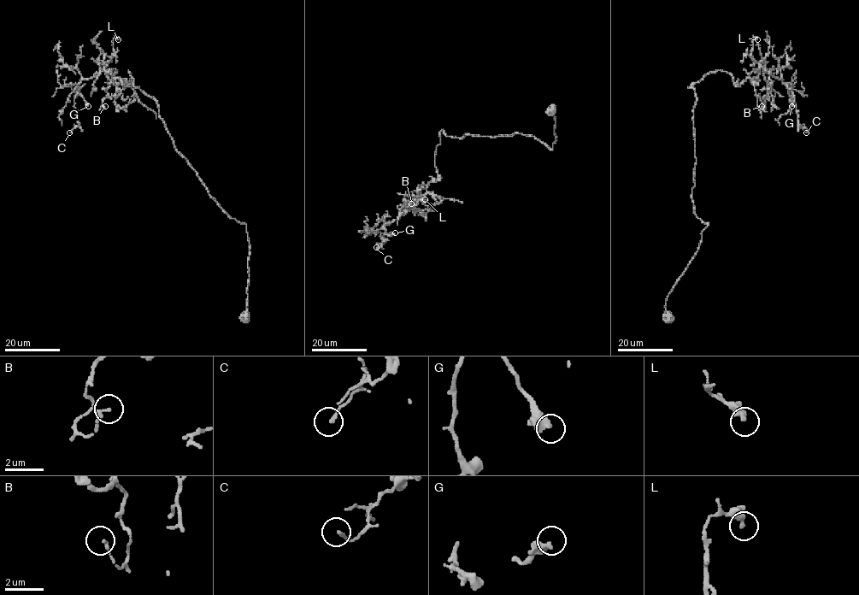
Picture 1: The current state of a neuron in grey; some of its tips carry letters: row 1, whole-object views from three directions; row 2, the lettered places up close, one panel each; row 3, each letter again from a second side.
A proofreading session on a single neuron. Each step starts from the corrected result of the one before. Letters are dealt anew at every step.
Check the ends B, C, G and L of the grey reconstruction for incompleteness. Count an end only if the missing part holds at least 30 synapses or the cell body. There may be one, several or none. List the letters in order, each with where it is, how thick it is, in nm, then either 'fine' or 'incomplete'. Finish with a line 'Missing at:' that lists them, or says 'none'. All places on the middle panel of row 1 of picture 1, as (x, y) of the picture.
B: at (411, 203); 160 nm thick; fine
C: at (376, 247); 150 nm thick; fine
G: at (395, 232); 360 nm thick; fine
L: at (425, 199); 320 nm thick; fine
Missing at: none

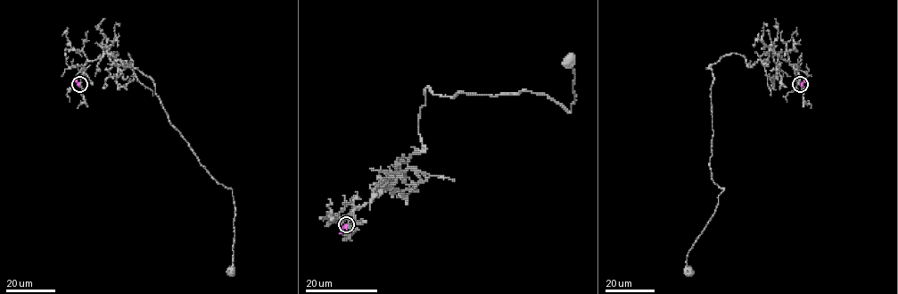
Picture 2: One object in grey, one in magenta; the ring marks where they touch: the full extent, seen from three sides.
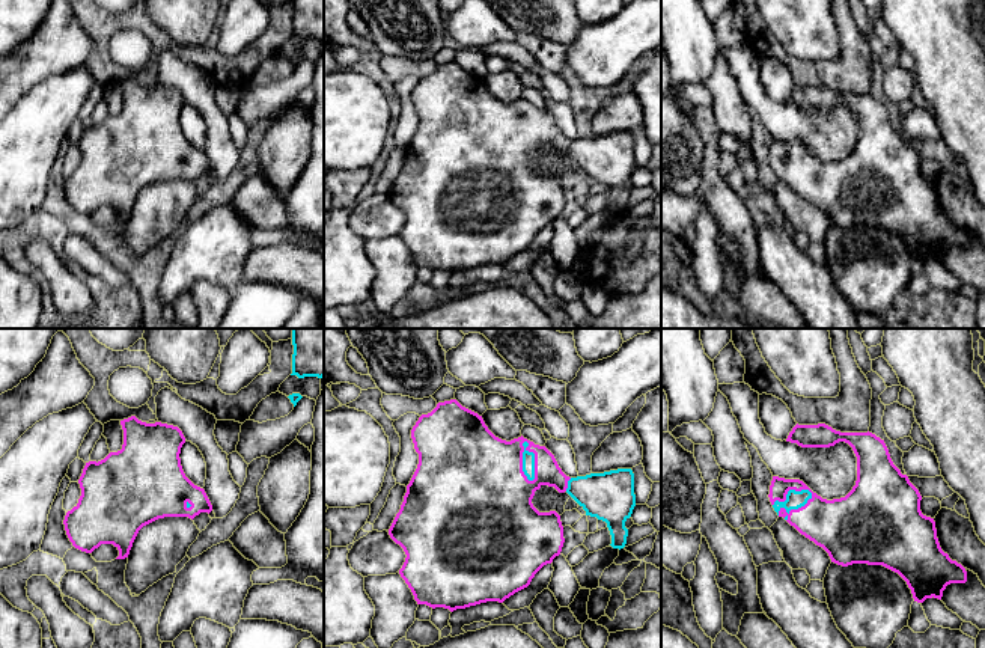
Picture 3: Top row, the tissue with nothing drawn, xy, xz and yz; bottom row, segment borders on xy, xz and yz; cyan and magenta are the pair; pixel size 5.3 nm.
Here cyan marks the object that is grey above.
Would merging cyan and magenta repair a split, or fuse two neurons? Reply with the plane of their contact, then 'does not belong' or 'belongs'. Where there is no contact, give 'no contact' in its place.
yz | belongs

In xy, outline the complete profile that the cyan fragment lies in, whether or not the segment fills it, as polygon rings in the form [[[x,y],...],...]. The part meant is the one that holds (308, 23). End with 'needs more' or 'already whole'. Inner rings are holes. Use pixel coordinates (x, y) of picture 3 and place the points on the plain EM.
[[[292,0],[292,36],[298,41],[324,39],[324,0]]] | already whole

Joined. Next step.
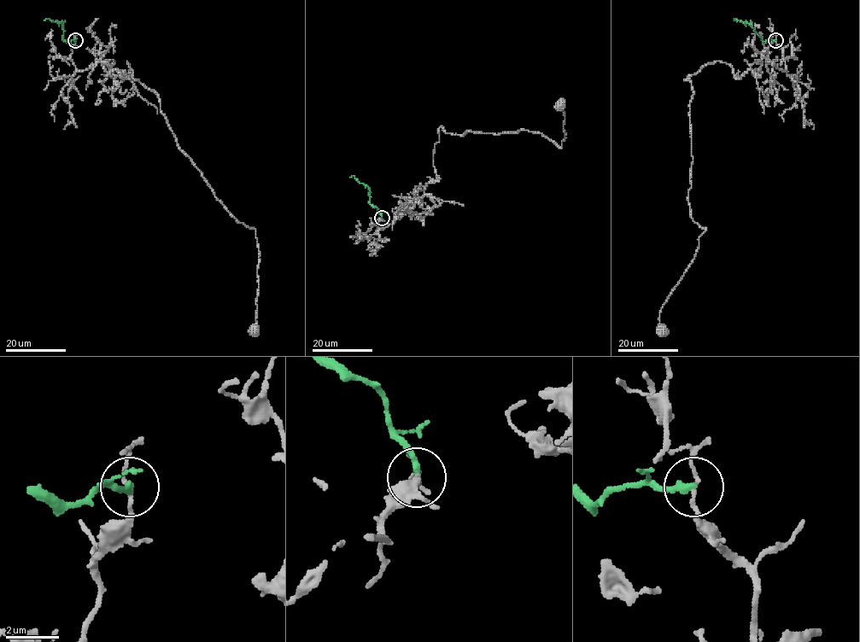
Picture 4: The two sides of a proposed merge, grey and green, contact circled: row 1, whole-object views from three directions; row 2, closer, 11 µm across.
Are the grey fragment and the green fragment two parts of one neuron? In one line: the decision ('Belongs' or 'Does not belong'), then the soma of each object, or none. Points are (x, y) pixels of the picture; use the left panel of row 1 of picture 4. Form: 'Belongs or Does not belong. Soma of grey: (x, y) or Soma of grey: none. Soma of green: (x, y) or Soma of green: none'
Does not belong. Soma of grey: (254, 330). Soma of green: none

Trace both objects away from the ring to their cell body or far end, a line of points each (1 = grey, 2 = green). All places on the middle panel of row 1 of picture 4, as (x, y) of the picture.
1: (381, 218), (377, 225), (389, 225), (435, 180), (438, 129), (461, 135), (526, 130), (561, 147), (561, 105)
2: (381, 218), (376, 207), (369, 203), (368, 188), (353, 175), (350, 178)

